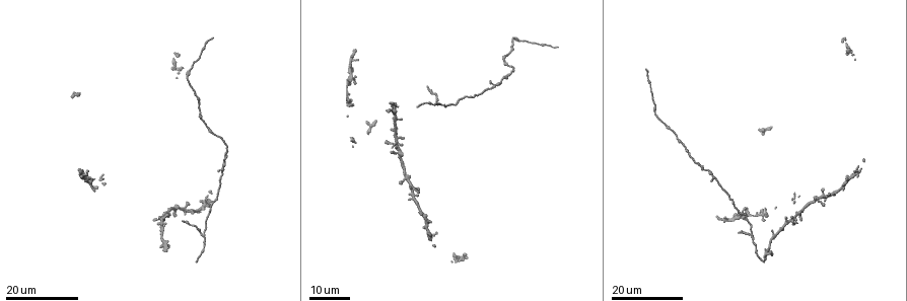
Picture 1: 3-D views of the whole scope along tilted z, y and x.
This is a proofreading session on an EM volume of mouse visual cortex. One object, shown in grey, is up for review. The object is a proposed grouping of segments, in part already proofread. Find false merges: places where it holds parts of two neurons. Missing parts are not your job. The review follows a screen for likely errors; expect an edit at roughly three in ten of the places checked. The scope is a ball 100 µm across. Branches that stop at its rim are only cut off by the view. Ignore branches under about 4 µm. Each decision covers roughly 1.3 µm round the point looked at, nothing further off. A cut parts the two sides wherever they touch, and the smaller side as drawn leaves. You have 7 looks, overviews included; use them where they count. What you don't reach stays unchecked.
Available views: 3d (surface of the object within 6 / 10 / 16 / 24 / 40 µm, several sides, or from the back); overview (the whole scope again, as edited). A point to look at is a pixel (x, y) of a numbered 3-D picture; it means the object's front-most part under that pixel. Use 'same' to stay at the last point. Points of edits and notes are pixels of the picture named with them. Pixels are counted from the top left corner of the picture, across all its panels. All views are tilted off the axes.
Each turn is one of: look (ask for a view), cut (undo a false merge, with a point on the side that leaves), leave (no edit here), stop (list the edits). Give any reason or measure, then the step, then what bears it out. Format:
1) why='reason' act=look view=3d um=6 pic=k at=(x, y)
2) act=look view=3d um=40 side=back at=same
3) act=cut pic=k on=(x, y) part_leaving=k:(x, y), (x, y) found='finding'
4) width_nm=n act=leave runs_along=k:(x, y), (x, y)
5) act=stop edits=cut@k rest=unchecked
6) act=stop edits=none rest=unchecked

why='three arms meet' act=look view=3d um=16 pic=1 at=(492, 87)

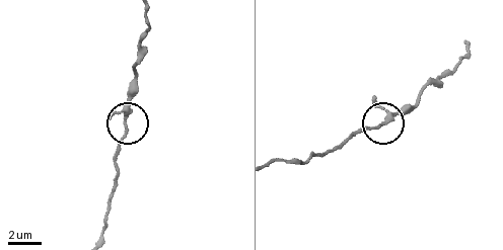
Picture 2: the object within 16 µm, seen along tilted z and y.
act=look view=3d um=6 pic=2 at=(126, 114)

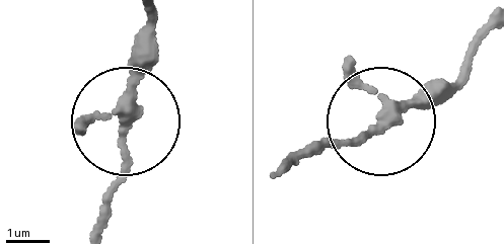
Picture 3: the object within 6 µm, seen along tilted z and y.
act=leave runs_along=3:(99, 226), (147, 16) found='continuous, no second neuron'

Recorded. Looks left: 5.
why='thick turns thin' act=look view=3d um=24 pic=1 at=(518, 41)

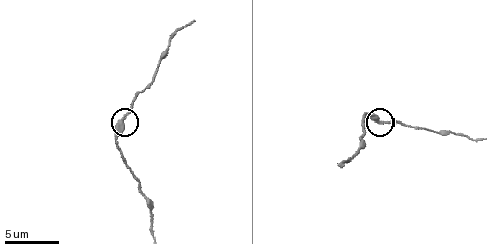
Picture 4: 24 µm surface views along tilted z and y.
act=look view=3d um=6 pic=4 at=(121, 119)

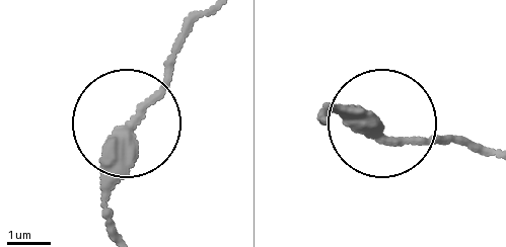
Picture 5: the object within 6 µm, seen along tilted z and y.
act=leave runs_along=5:(115, 226), (115, 150), (203, 14) found='continuous, no second neuron'

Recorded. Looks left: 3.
why='three-way junction' act=look view=3d um=16 pic=1 at=(204, 234)

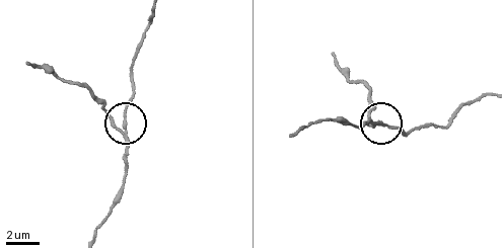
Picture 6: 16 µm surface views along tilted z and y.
why='zoom in' act=look view=3d um=6 pic=6 at=(120, 129)

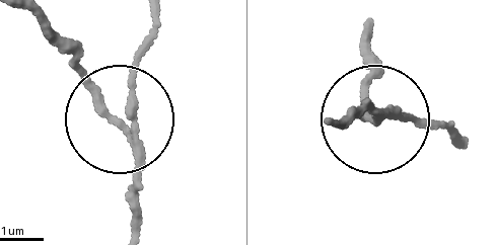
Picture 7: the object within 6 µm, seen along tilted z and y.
act=cut pic=7 on=(94, 89) part_leaving=7:(131, 137), (22, 8) found='two neurons meet here'

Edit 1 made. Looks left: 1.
act=stop edits=cut@7 rest=unchecked

